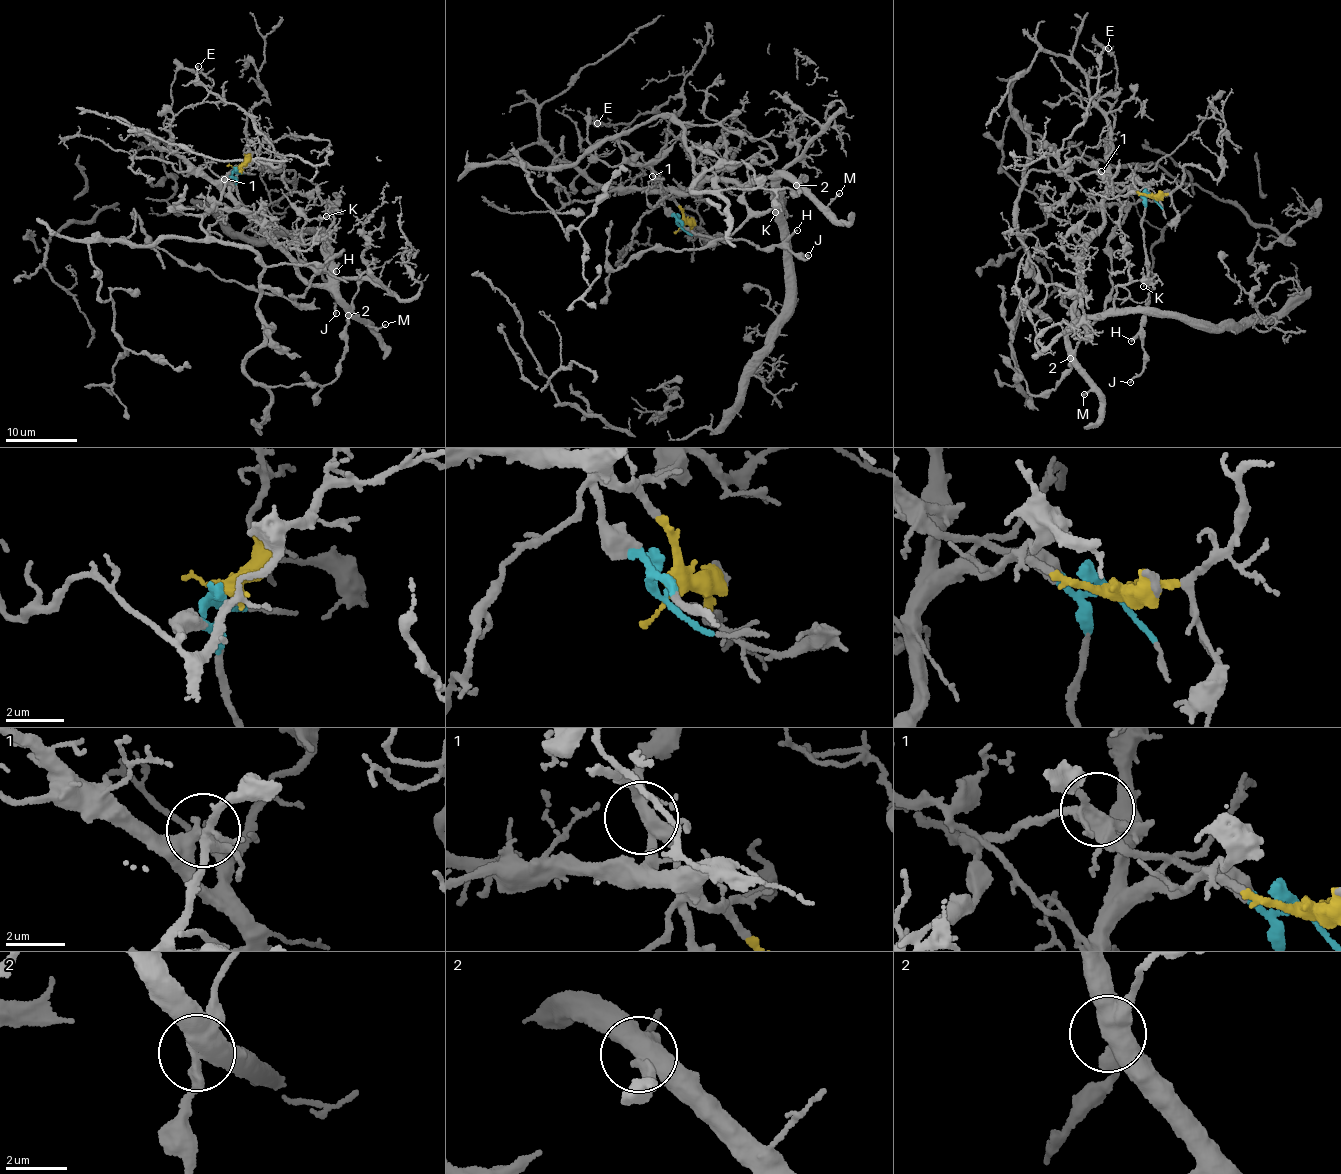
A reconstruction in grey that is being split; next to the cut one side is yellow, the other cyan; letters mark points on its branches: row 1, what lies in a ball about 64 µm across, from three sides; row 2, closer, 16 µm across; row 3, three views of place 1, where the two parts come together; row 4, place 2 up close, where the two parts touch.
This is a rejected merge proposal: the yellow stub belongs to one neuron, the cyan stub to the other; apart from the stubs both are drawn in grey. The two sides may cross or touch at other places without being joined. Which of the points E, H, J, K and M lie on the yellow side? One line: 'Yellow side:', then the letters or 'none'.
Yellow side: E, K, M

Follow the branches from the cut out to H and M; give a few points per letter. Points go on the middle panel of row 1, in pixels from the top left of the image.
H: (682, 224), (678, 223), (690, 231), (757, 244), (762, 250), (782, 245), (797, 230)
M: (682, 223), (683, 214), (668, 192), (685, 193), (717, 180), (739, 185), (780, 175), (825, 206), (840, 192)

